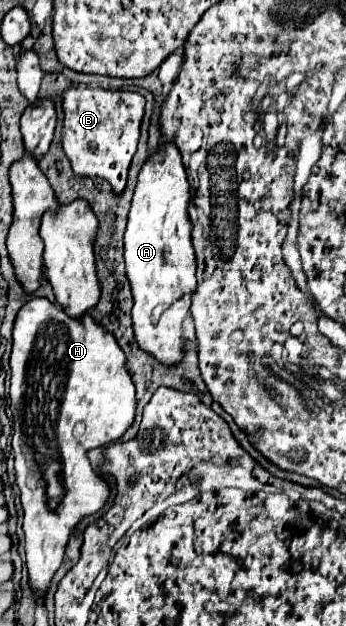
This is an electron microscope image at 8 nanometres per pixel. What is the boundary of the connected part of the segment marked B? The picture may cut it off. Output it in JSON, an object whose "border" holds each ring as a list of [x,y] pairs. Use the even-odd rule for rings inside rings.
{"border":[[[70,87],[62,93],[62,111],[62,149],[70,159],[74,173],[80,177],[104,177],[114,187],[114,193],[122,193],[140,137],[144,97],[132,91]]]}

